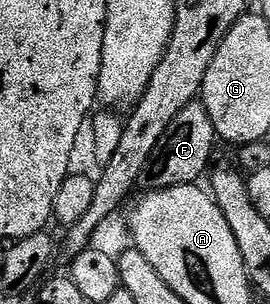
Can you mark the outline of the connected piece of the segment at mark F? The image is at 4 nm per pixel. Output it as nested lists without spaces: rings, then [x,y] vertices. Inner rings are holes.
[[[202,101],[191,102],[180,112],[177,120],[173,120],[173,124],[165,128],[165,136],[161,136],[145,168],[141,179],[142,185],[147,190],[164,190],[170,186],[198,183],[199,177],[203,173],[204,177],[212,165],[211,153],[215,150],[215,142],[217,143],[217,135],[213,128],[213,120],[209,120],[207,115],[207,109],[204,108]]]

